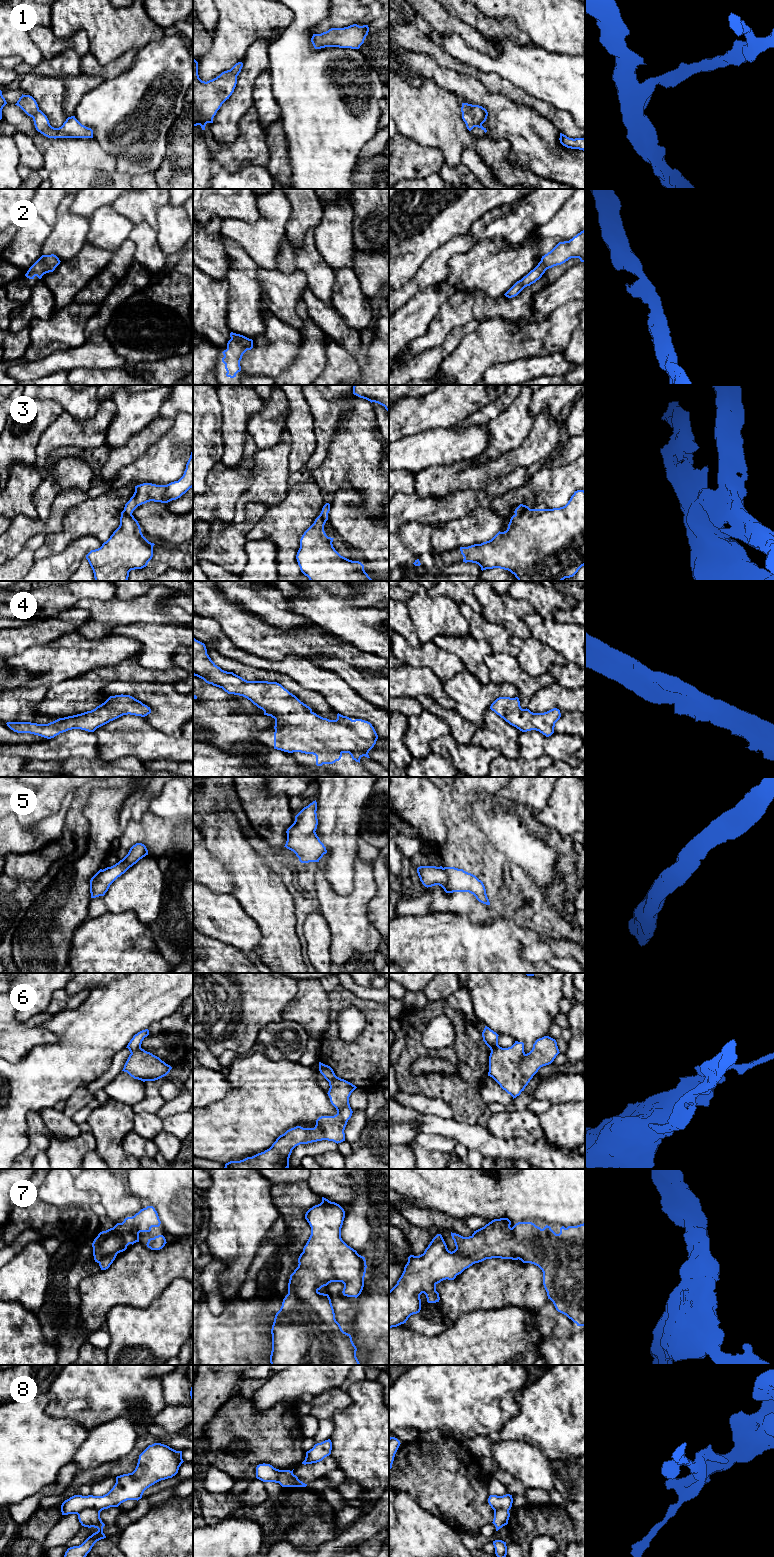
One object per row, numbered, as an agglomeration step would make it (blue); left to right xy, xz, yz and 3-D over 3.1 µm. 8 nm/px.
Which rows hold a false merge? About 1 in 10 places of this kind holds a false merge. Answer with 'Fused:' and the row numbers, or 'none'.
Fused: 3, 6, 8

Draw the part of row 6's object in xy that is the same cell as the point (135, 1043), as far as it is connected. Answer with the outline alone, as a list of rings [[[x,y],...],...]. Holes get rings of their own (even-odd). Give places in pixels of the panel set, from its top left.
[[[145,1029],[133,1036],[133,1038],[128,1043],[127,1047],[130,1051],[130,1053],[133,1053],[141,1048],[142,1041],[145,1037],[149,1035],[149,1030]]]

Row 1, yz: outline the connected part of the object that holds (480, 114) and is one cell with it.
[[[462,103],[461,112],[462,119],[469,131],[471,131],[474,127],[478,127],[485,133],[487,132],[486,128],[482,126],[488,116],[488,112],[485,108],[479,105]]]

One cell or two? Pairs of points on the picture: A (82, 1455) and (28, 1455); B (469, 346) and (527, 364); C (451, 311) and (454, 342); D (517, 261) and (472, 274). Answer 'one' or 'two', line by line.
A: two
B: two
C: two
D: one

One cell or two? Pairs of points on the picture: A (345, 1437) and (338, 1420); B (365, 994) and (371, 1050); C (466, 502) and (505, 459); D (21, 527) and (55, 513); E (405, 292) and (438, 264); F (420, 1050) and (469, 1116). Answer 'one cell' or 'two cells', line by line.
A: one cell
B: two cells
C: two cells
D: one cell
E: one cell
F: one cell

